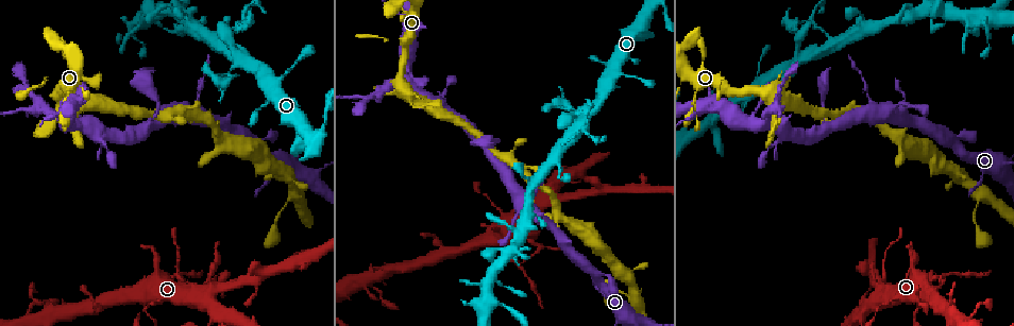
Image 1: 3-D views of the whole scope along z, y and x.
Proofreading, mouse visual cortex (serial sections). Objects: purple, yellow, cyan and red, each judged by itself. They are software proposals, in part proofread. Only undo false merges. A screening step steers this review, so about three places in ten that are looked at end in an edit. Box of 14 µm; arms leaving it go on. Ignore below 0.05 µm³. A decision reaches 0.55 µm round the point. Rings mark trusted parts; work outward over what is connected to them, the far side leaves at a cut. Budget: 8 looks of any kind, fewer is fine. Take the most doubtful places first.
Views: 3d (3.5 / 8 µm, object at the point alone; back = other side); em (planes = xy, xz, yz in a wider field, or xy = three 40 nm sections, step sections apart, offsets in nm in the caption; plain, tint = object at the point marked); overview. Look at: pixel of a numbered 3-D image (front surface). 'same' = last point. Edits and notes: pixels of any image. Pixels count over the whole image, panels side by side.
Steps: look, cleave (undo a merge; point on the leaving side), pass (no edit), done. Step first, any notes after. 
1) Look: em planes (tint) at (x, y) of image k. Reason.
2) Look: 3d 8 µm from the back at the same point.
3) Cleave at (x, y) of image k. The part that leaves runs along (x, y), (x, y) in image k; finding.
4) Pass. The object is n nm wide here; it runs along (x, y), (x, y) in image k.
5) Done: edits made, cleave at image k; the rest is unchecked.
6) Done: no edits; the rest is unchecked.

Look: 3d 3.5 µm at (221, 80) of image 1.

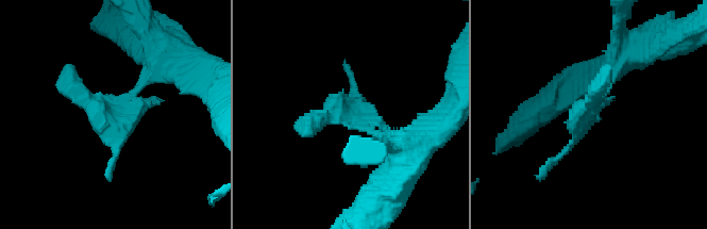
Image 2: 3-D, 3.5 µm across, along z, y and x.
Look: em xy step 5 (tint) at (590, 111) of image 2.

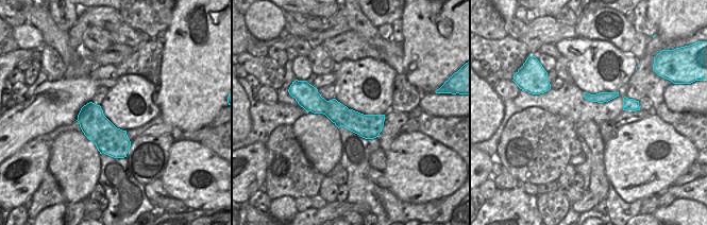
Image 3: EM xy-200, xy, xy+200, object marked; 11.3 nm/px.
Cleave at (129, 125) of image 2. The part that leaves runs along (129, 98), (89, 104), (72, 68) in image 2; a second cell is stuck on.

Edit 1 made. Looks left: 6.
Look: 3d 3.5 µm from the back at (209, 291) of image 1. Four-way junction.

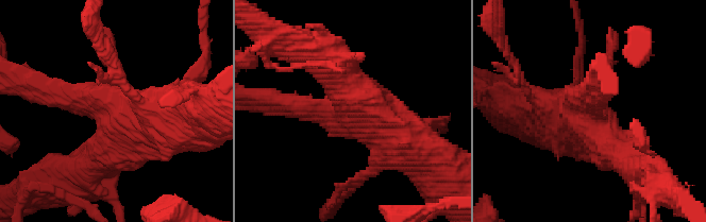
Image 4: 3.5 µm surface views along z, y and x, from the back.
Look: em xy step 5 (tint) at (584, 105) of image 4.

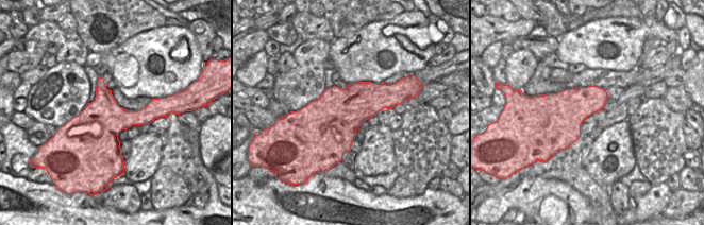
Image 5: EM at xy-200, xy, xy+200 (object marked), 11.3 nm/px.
Pass. It runs along (424, 154), (379, 124), (301, 105) in image 4; one cell here.

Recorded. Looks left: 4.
Look: 3d 3.5 µm at (799, 22) of image 1. A narrow waist.

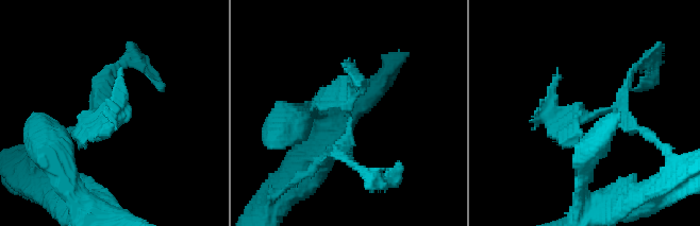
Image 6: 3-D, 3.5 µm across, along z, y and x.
Look: em planes (tint) at (347, 121) of image 6. Shape alone is not enough.

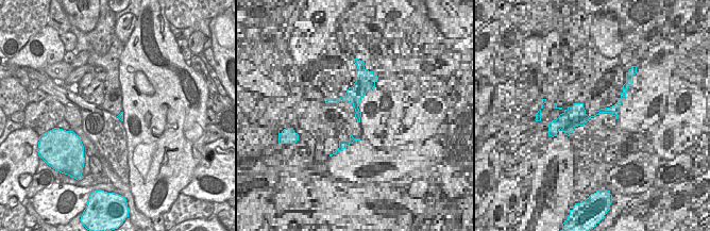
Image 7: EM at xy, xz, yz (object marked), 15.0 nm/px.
Pass. It runs along (312, 170), (348, 142), (357, 83) in image 6; continuous, no second cell.

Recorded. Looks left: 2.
Look: 3d 8 µm at (517, 208) of image 1. Thick turns thin.

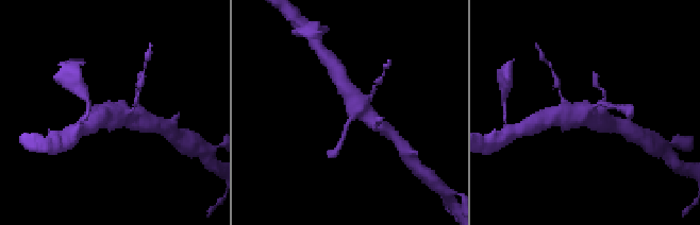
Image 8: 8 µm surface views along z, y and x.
Look: em xy step 1 (tint) at (588, 108) of image 8.

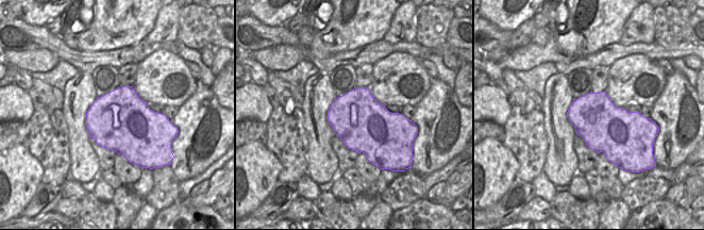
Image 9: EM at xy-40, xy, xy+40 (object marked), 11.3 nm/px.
Pass. The object is 600 nm wide here; it runs along (381, 126), (356, 105), (343, 82) in image 8; continuous, no second cell.

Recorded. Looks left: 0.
Done: edits made, cleave at image 2; the rest is unchecked.

